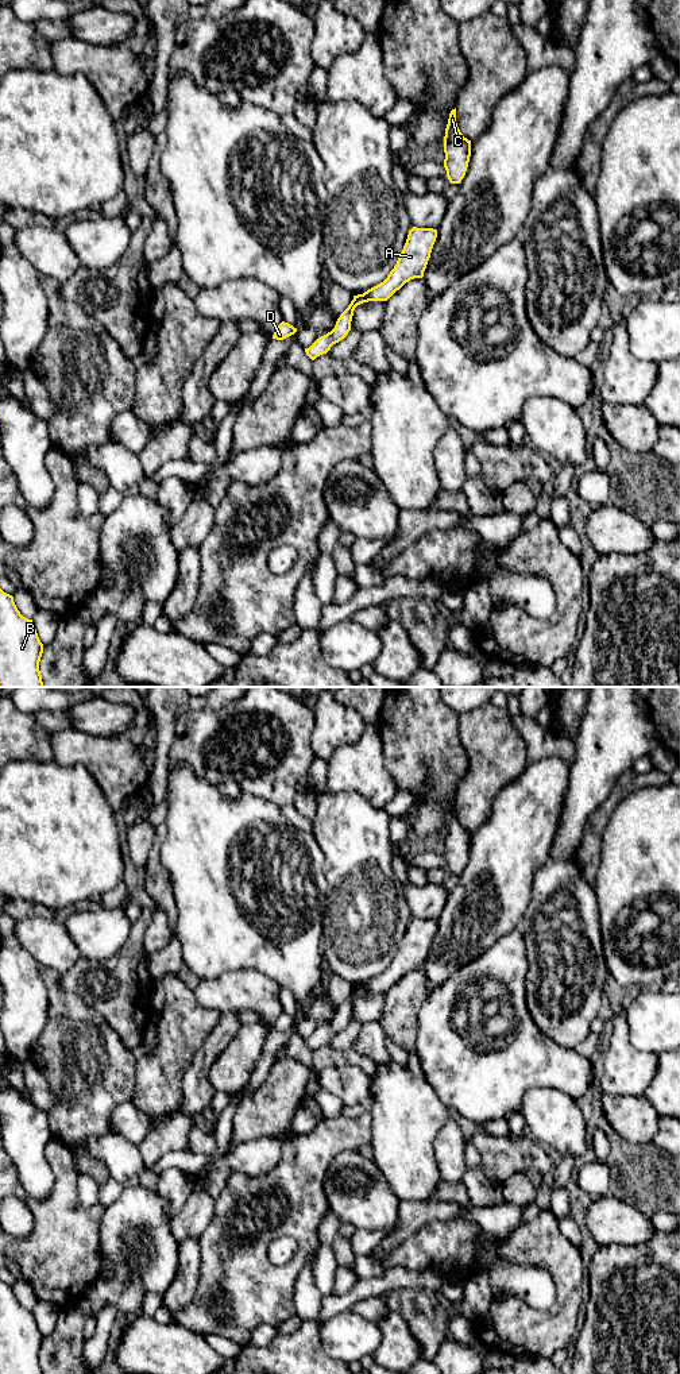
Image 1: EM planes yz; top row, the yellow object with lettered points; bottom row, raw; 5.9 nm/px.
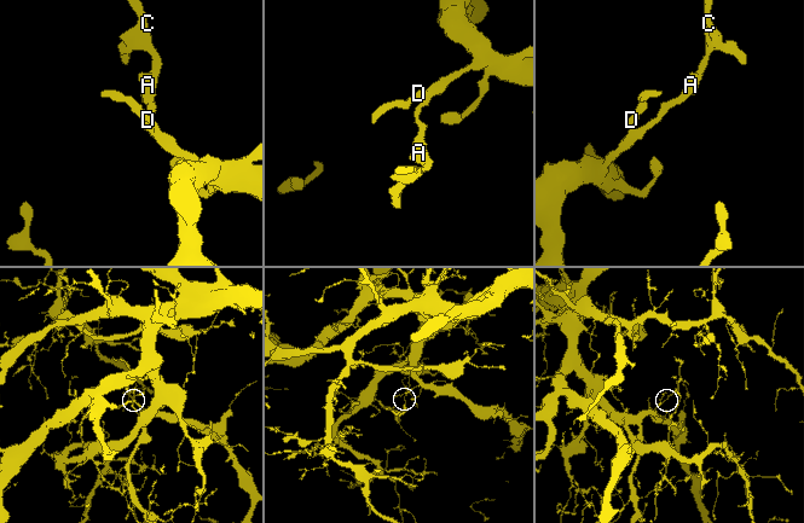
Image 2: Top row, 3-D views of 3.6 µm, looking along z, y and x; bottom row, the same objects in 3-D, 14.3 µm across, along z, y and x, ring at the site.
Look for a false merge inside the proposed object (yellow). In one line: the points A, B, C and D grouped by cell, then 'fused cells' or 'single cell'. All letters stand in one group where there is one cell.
groups A B C D; single cell

